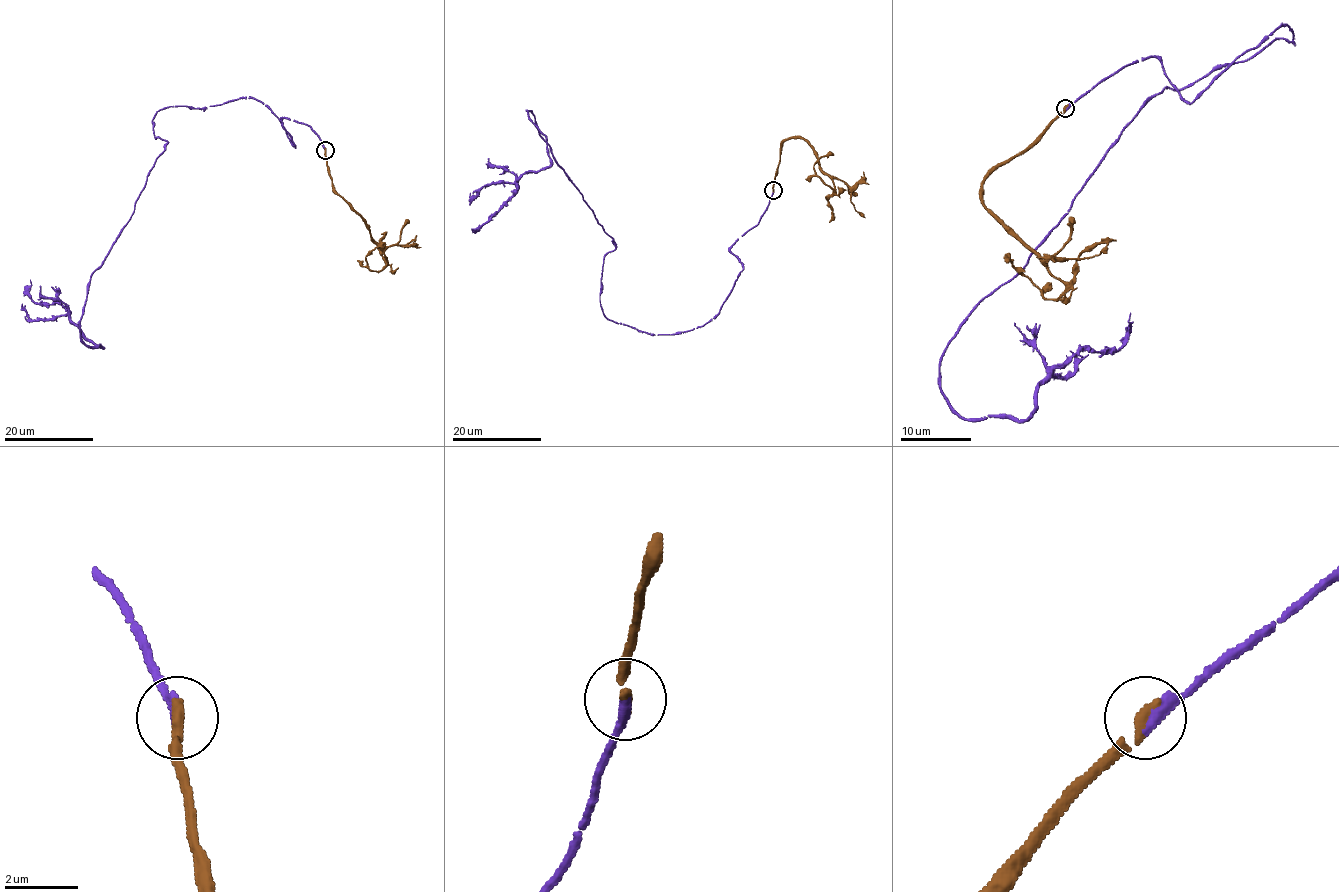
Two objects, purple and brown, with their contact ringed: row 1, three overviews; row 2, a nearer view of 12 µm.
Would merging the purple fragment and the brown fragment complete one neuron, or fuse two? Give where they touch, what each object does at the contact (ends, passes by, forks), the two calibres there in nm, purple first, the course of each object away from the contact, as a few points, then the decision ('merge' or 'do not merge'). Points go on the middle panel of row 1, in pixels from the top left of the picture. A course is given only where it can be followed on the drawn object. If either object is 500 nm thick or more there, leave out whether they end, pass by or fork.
at (773, 190); purple ends there; brown ends there; 360 nm thick on the purple side, 320 nm on the other; purple runs (773, 190), (730, 250), (728, 298), (670, 335), (602, 310), (615, 246), (530, 110), (550, 165), (478, 231); brown runs (773, 190), (780, 146), (791, 138), (802, 138), (811, 147), (833, 190), (813, 168), (821, 157), (833, 154); merge

